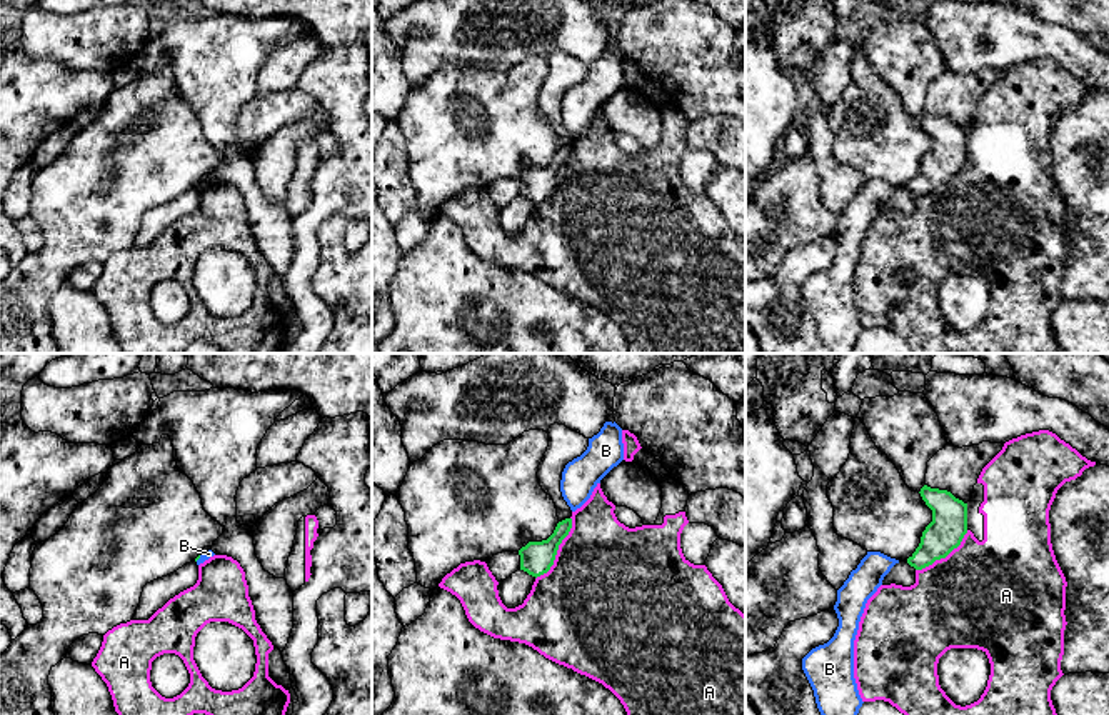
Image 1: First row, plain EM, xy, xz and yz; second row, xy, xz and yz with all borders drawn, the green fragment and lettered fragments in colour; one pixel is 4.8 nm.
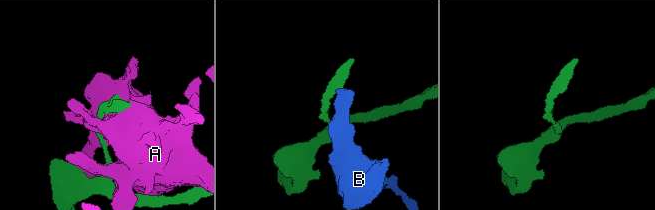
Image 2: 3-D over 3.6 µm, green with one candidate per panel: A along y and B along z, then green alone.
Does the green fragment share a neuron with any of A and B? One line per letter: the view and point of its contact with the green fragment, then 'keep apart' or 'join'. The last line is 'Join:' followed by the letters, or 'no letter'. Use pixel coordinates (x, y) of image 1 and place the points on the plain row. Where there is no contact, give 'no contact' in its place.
A: meets green in xz at (557, 175); keep apart
B: meets green in xy at (197, 185); keep apart
Join: no letter

